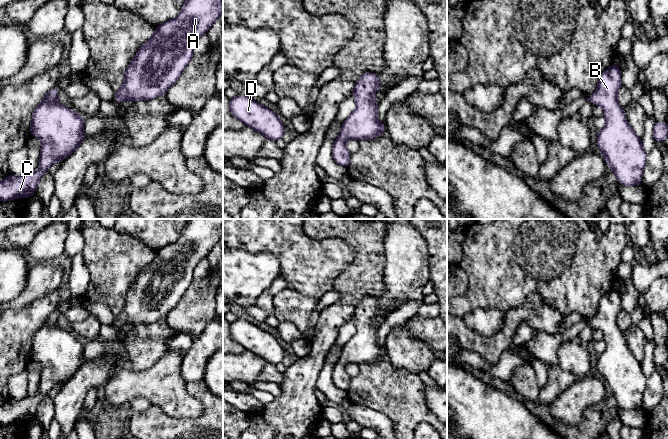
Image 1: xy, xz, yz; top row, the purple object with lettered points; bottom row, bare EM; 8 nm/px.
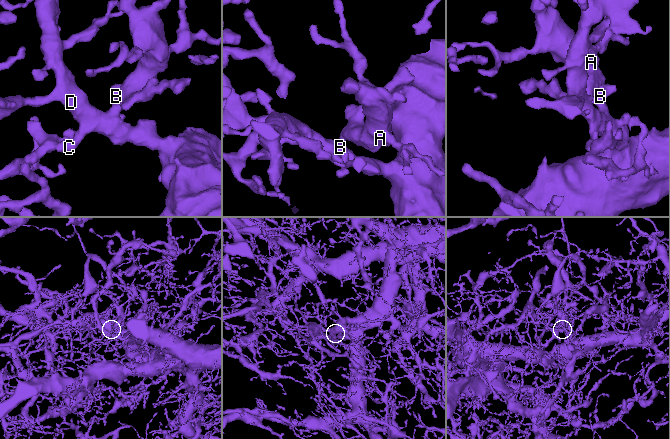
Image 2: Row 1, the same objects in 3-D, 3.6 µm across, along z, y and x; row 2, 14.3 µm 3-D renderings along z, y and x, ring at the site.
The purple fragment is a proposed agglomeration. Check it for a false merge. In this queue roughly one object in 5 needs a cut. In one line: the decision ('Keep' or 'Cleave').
Keep

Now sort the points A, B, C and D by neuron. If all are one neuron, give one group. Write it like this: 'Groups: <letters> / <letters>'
Groups: A B C D

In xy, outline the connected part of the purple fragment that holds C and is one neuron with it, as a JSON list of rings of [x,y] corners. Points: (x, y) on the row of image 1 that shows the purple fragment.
[[[52,88],[32,113],[30,134],[42,142],[37,171],[21,176],[9,174],[0,181],[0,200],[28,199],[50,166],[66,159],[86,139],[84,117],[59,103],[58,90]]]

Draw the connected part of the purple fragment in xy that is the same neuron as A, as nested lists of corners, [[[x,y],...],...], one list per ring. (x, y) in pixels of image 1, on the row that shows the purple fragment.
[[[186,0],[179,15],[156,27],[153,36],[143,44],[126,69],[124,82],[115,93],[114,102],[130,100],[151,100],[177,81],[193,57],[193,47],[197,39],[207,33],[212,24],[219,19],[223,0]]]

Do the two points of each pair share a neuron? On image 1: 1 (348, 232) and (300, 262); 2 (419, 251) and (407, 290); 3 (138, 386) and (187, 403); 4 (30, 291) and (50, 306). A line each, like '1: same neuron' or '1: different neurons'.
1: different neurons
2: same neuron
3: same neuron
4: different neurons

